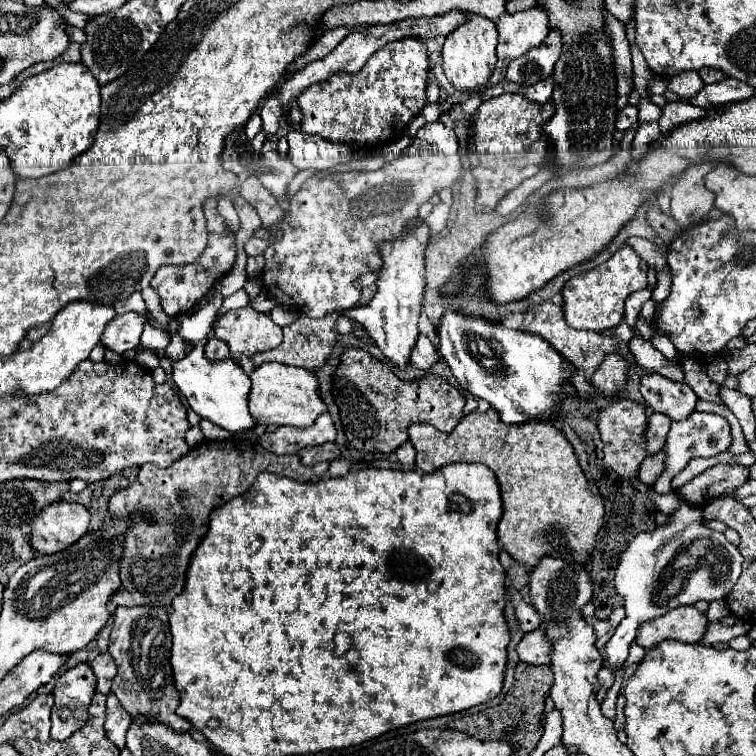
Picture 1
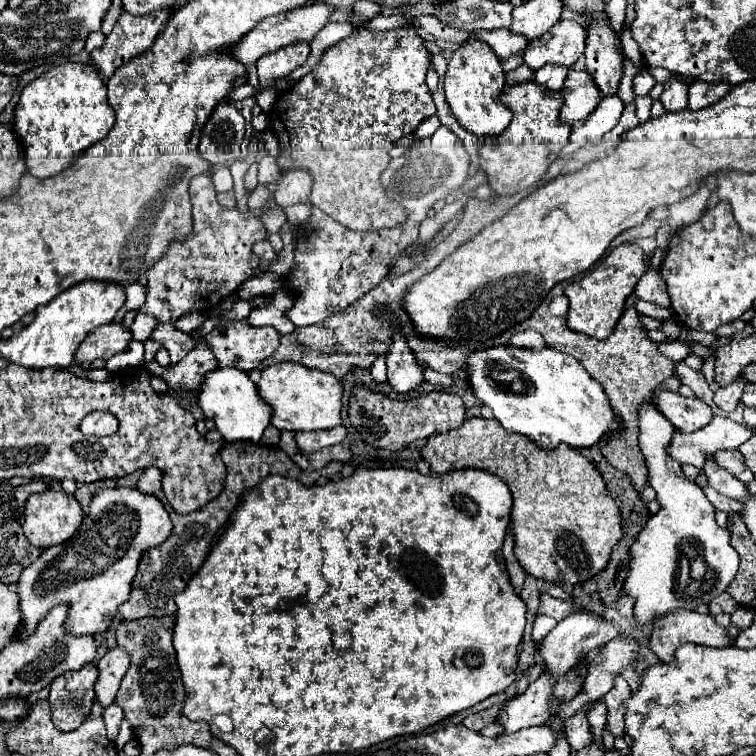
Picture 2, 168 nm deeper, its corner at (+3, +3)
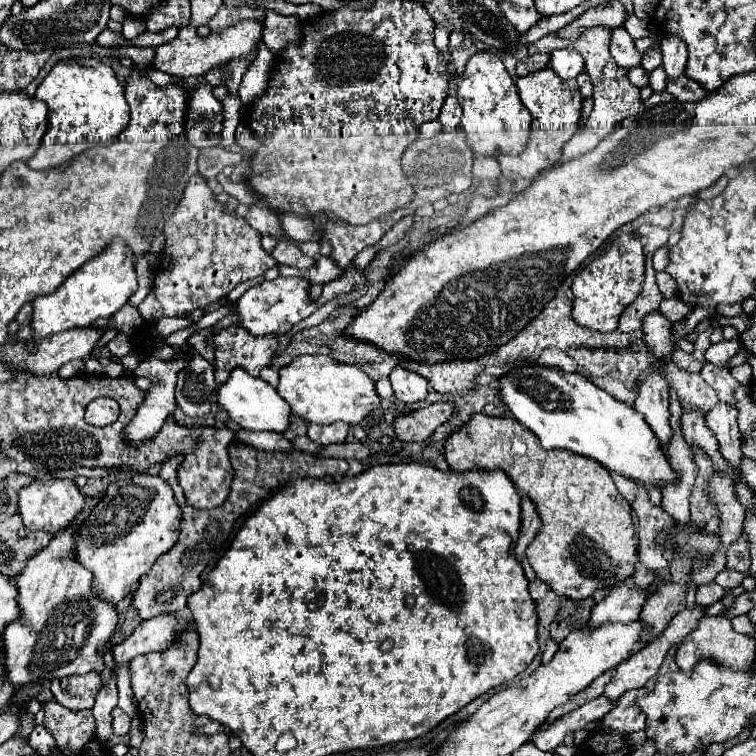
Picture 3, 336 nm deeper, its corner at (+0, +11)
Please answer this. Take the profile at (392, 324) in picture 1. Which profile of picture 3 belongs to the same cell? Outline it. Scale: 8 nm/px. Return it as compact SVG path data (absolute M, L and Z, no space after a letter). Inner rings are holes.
M395 368L395 372L391 372L389 380L393 384L397 400L401 400L401 402L407 402L407 404L419 402L419 400L425 400L429 394L427 380L415 376L413 372L407 372L405 368Z

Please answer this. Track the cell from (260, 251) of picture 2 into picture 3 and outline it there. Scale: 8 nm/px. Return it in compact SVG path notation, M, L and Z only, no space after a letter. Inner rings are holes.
M277 242L273 254L271 254L279 264L285 264L285 266L293 266L293 268L311 268L315 264L313 258L305 256L297 244L293 242Z

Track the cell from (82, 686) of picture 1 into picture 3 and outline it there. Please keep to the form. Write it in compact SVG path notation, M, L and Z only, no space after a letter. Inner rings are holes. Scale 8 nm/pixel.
M89 672L85 676L67 676L63 680L53 680L51 692L55 700L69 710L91 710L101 686L101 676L97 672Z

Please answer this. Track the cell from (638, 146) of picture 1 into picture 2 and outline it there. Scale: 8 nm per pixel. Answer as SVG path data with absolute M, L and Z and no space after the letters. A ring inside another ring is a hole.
M638 96L636 98L636 110L638 110L638 120L646 122L650 116L650 106L652 106L652 98L650 96Z

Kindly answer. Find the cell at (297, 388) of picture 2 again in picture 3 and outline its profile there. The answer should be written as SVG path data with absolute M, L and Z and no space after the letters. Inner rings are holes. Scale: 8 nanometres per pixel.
M301 356L287 368L281 368L277 392L291 406L295 416L315 424L333 424L339 420L347 424L359 424L381 404L375 382L361 368L335 364L325 356Z

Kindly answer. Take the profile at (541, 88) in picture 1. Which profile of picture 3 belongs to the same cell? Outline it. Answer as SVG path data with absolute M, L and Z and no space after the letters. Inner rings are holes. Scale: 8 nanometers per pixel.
M555 50L551 52L551 68L563 80L577 78L585 70L585 60L575 50Z

